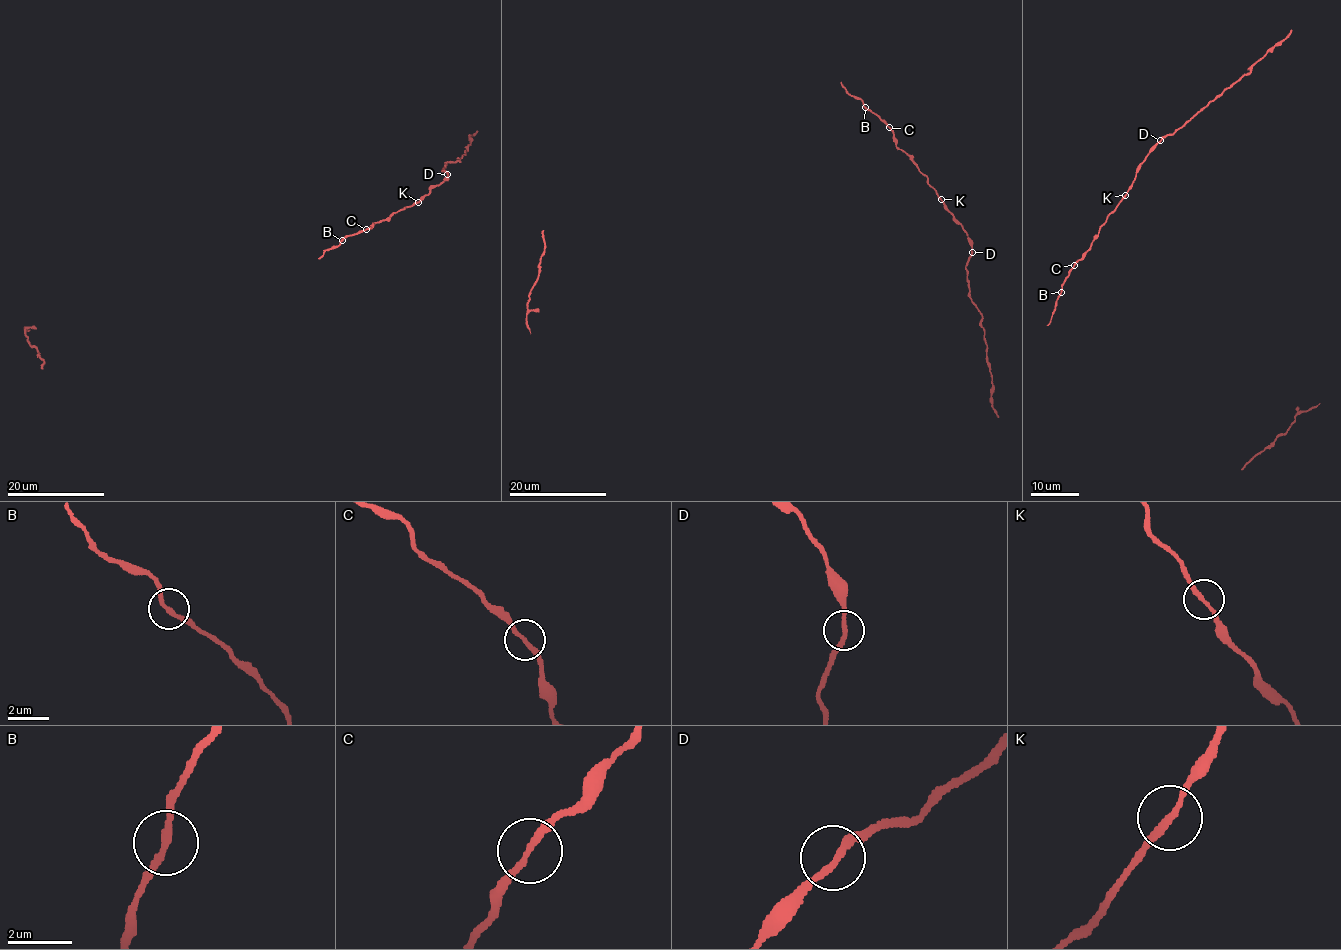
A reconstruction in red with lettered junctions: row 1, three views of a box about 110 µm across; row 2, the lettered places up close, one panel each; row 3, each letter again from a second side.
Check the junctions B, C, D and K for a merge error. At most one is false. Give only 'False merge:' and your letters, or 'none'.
False merge: none

